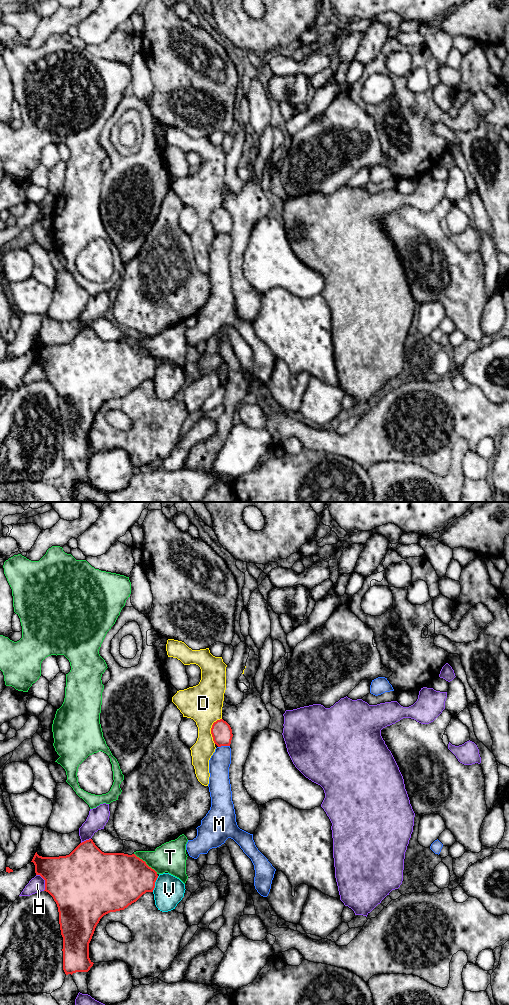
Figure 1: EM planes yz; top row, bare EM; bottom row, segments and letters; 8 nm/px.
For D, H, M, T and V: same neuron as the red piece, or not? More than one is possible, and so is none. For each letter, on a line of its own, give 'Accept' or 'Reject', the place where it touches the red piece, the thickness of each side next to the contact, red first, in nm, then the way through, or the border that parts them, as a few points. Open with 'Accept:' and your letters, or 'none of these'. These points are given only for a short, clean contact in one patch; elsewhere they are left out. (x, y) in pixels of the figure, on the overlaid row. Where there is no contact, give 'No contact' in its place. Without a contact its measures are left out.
Accept: none of these
D: Reject. Touches red at yz (211, 729). Thickness 160 nm (red) against 320 nm
H: Reject. Touches red at yz (45, 881). Thickness 460 nm (red) against 130 nm
M: Reject. Touches red at yz (223, 745). Thickness 160 nm (red) against 170 nm. Boundary: yz (229, 745), (218, 747)
T: Reject. Touches red at yz (145, 863). Thickness 420 nm (red) against 240 nm
V: Reject. Touches red at yz (154, 884). Thickness 380 nm (red) against 240 nm

